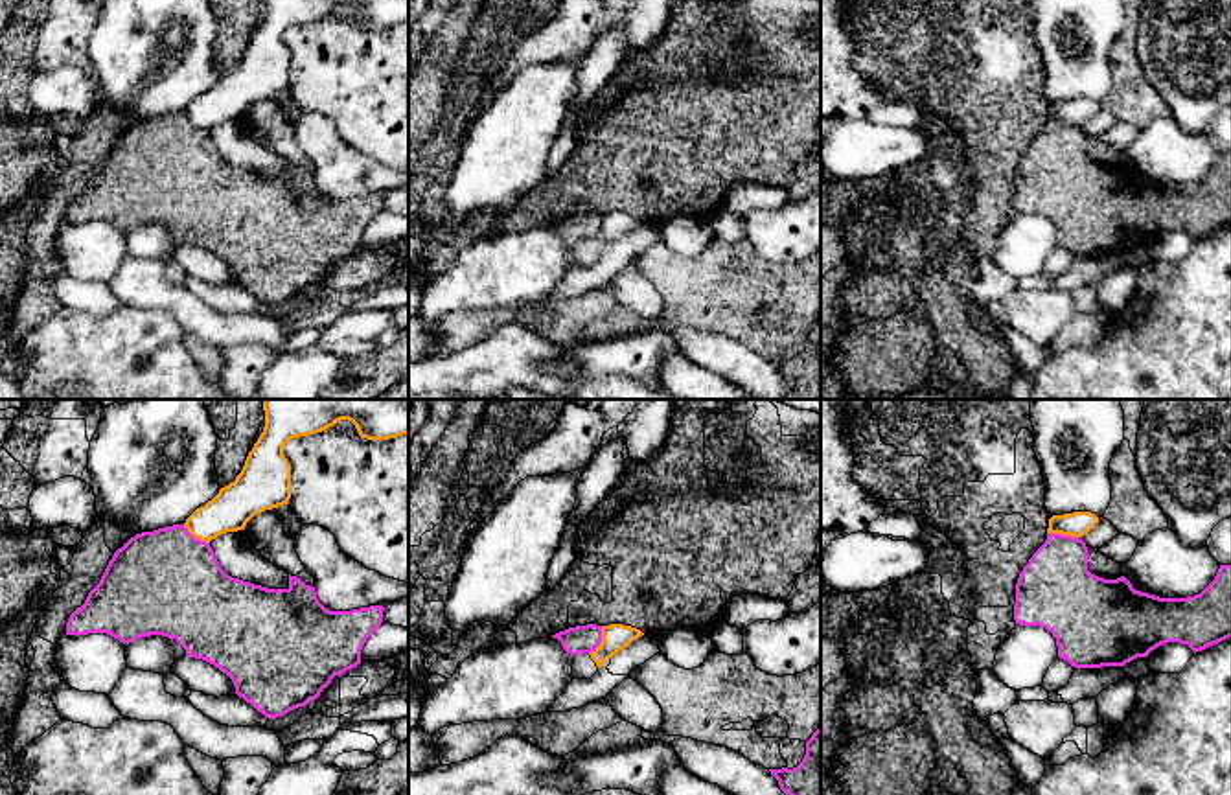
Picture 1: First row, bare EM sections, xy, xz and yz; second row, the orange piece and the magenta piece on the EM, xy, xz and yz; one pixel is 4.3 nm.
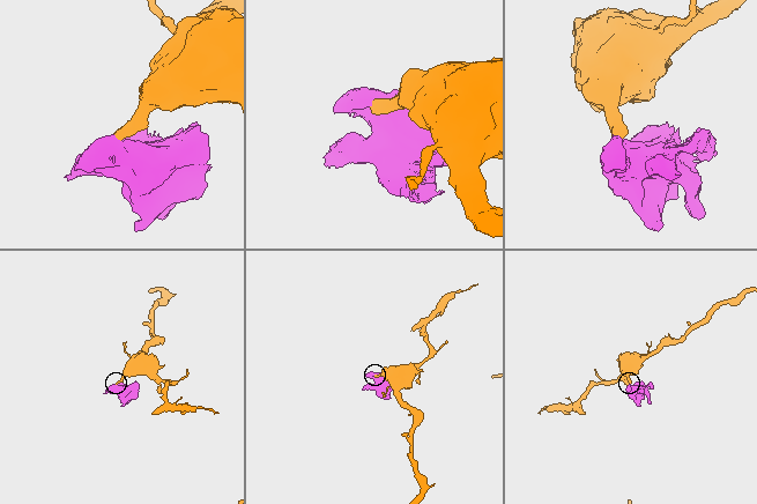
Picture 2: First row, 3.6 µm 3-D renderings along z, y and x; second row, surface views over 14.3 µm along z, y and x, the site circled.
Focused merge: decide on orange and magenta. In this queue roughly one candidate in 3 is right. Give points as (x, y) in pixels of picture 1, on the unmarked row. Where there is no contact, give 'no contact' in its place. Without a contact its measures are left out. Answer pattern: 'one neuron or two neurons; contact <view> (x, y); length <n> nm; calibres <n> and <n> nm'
two neurons; contact yz (1064, 122); length 150 nm; calibres 110 and 340 nm

